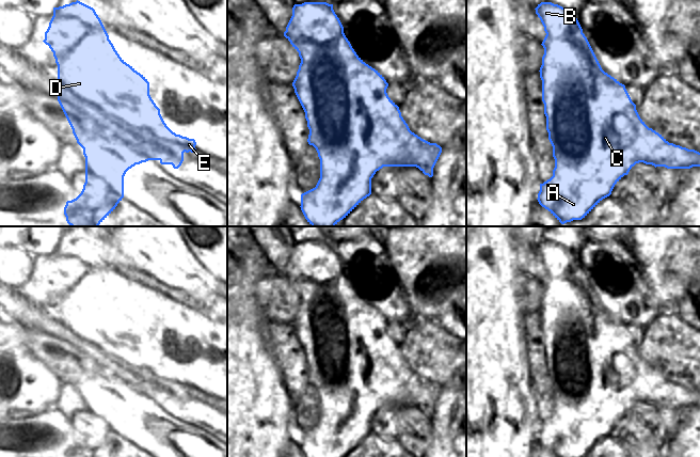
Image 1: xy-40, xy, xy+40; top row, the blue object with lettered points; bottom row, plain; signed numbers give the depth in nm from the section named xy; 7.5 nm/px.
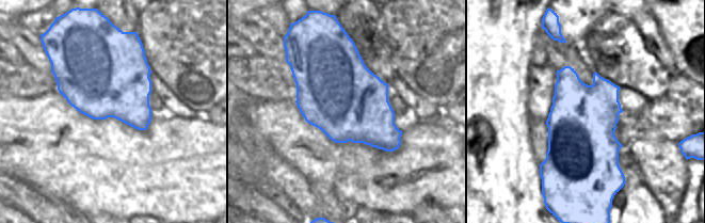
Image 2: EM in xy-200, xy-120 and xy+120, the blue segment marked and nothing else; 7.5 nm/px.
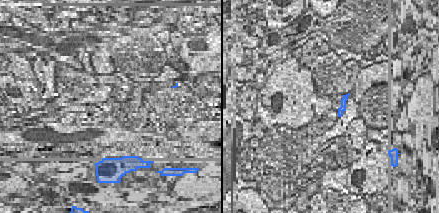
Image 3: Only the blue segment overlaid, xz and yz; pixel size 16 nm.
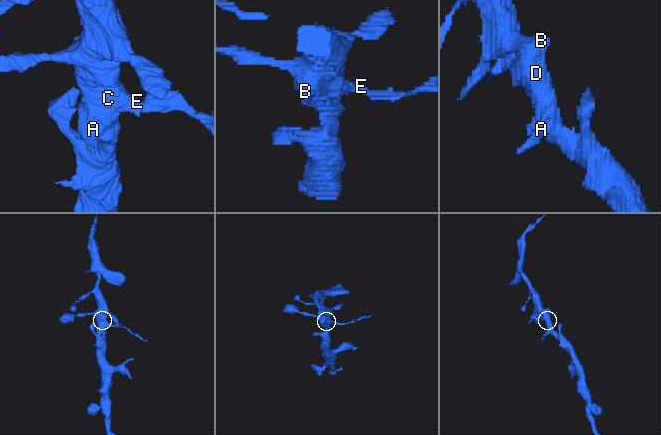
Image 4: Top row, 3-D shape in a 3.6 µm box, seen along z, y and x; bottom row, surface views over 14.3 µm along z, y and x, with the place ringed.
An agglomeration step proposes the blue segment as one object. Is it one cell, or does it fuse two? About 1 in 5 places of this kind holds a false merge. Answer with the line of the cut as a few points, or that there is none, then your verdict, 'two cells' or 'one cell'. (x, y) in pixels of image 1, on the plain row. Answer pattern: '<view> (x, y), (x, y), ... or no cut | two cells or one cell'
xy (409, 367), (409, 378), (395, 390), (398, 405) | two cells

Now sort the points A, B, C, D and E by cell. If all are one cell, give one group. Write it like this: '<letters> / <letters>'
A B C D / E

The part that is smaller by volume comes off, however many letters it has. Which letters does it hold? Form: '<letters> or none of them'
E

